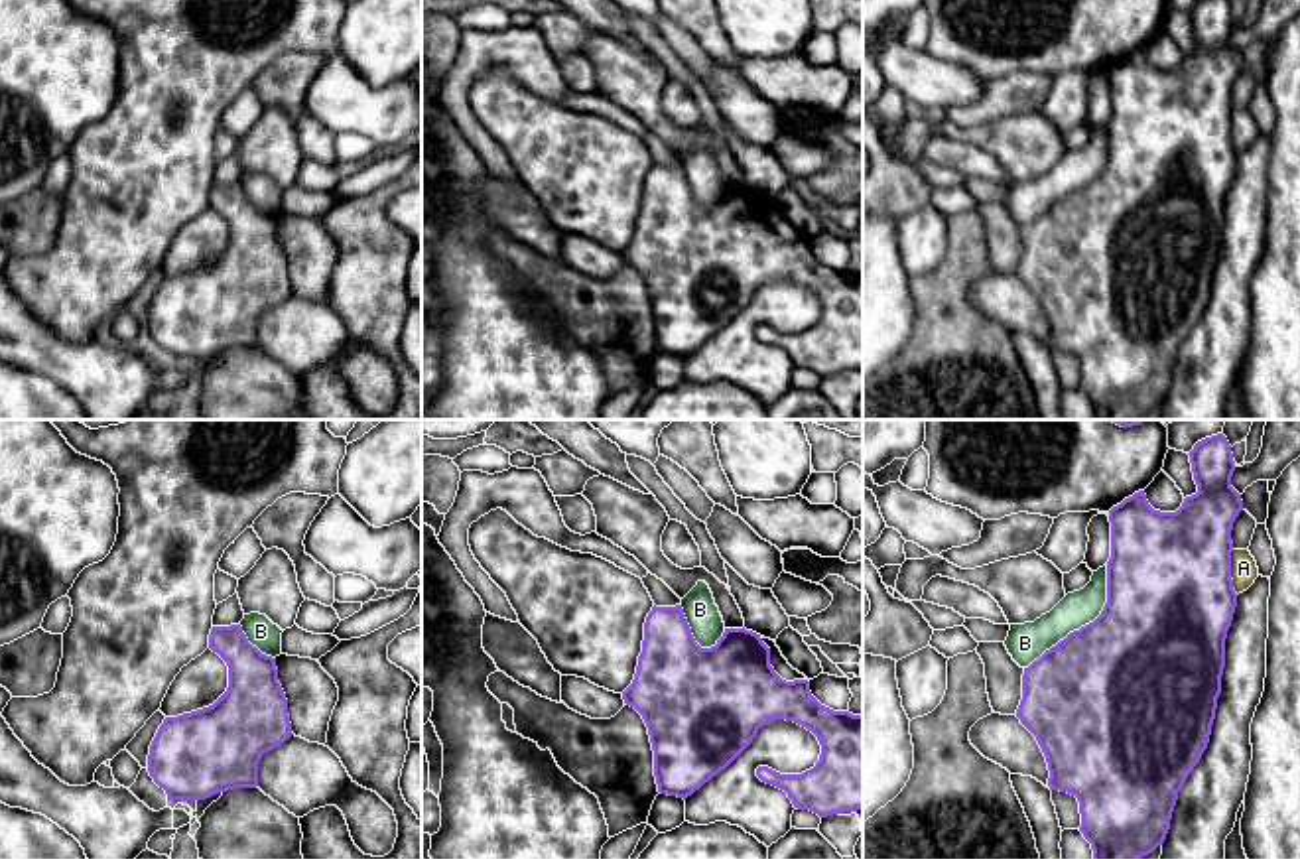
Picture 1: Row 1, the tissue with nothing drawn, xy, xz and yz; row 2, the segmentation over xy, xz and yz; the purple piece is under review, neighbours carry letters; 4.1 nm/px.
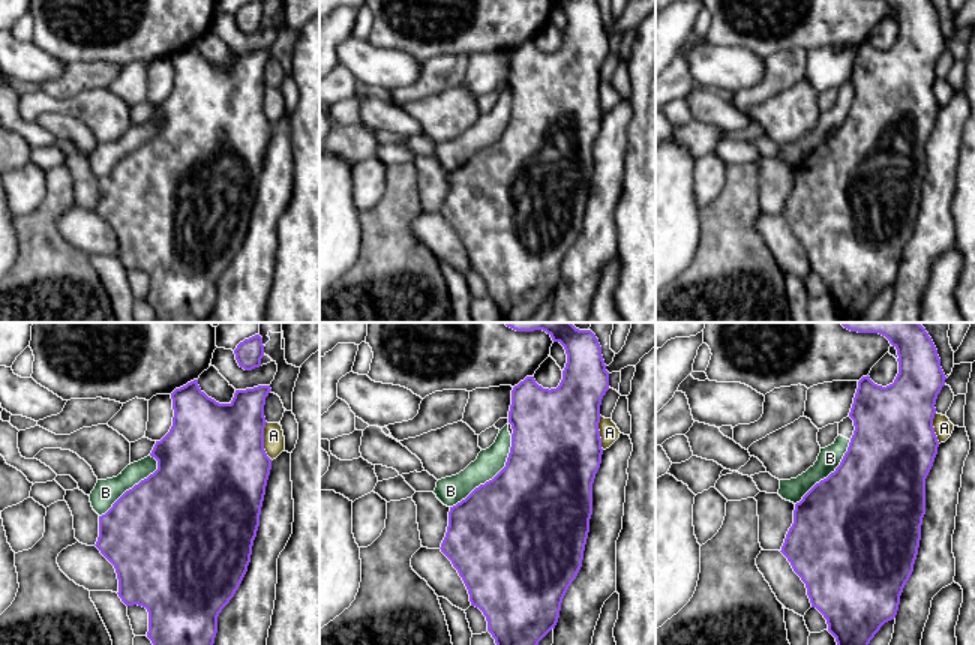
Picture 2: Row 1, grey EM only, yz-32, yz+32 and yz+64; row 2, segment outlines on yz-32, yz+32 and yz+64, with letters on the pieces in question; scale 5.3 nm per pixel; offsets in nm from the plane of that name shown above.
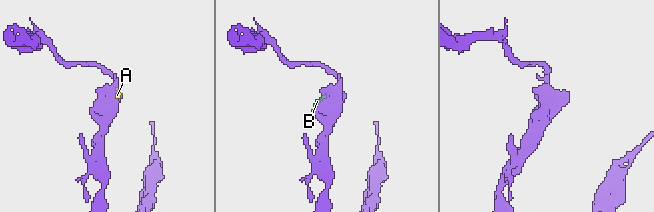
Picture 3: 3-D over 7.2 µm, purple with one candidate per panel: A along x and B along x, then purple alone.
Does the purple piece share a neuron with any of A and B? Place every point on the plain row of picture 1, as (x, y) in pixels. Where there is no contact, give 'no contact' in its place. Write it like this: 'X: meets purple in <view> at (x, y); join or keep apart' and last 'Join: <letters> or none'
A: meets purple in yz at (1230, 131); keep apart
B: meets purple in yz at (1086, 184); keep apart
Join: none

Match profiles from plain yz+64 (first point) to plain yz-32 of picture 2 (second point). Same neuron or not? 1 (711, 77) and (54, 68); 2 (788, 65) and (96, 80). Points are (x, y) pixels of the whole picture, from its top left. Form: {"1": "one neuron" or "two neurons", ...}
{"1": "one neuron", "2": "one neuron"}

